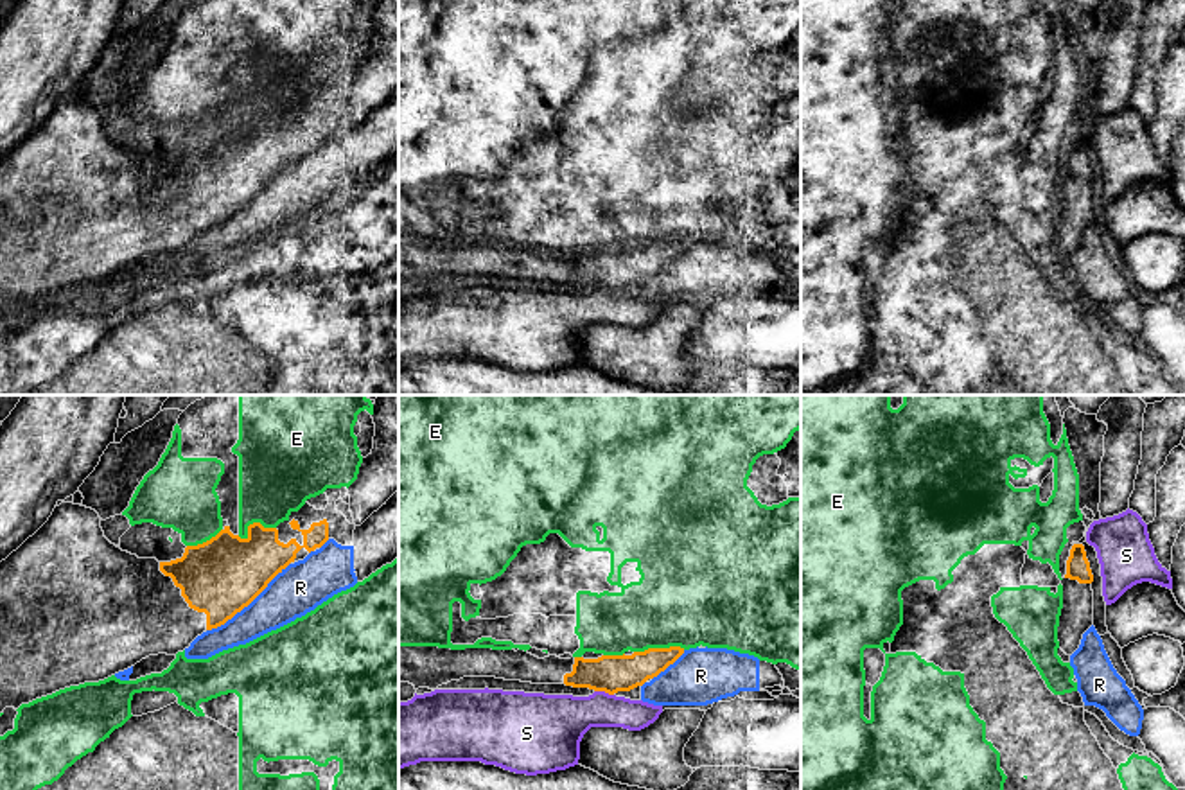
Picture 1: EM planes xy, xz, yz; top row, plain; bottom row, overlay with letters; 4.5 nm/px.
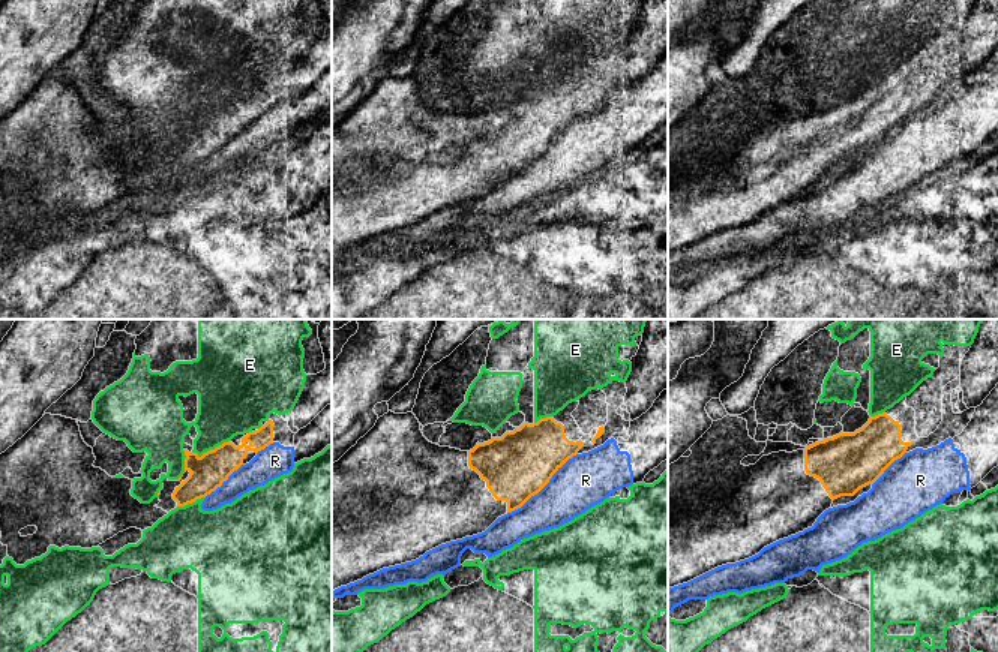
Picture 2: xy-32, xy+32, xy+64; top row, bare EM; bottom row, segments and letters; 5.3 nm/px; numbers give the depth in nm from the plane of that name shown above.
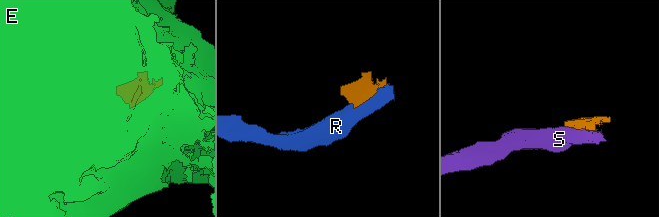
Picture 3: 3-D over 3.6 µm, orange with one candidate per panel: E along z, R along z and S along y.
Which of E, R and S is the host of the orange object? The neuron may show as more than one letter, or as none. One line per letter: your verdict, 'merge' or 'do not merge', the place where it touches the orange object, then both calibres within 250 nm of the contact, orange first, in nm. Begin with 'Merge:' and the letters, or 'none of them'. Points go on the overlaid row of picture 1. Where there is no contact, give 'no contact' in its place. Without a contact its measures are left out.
Merge: none of them
E: do not merge; contact xz (659, 649); calibres 170 and 420 nm
R: do not merge; contact xy (248, 604); calibres 340 and 220 nm
S: do not merge; contact xz (604, 690); calibres 170 and 260 nm

